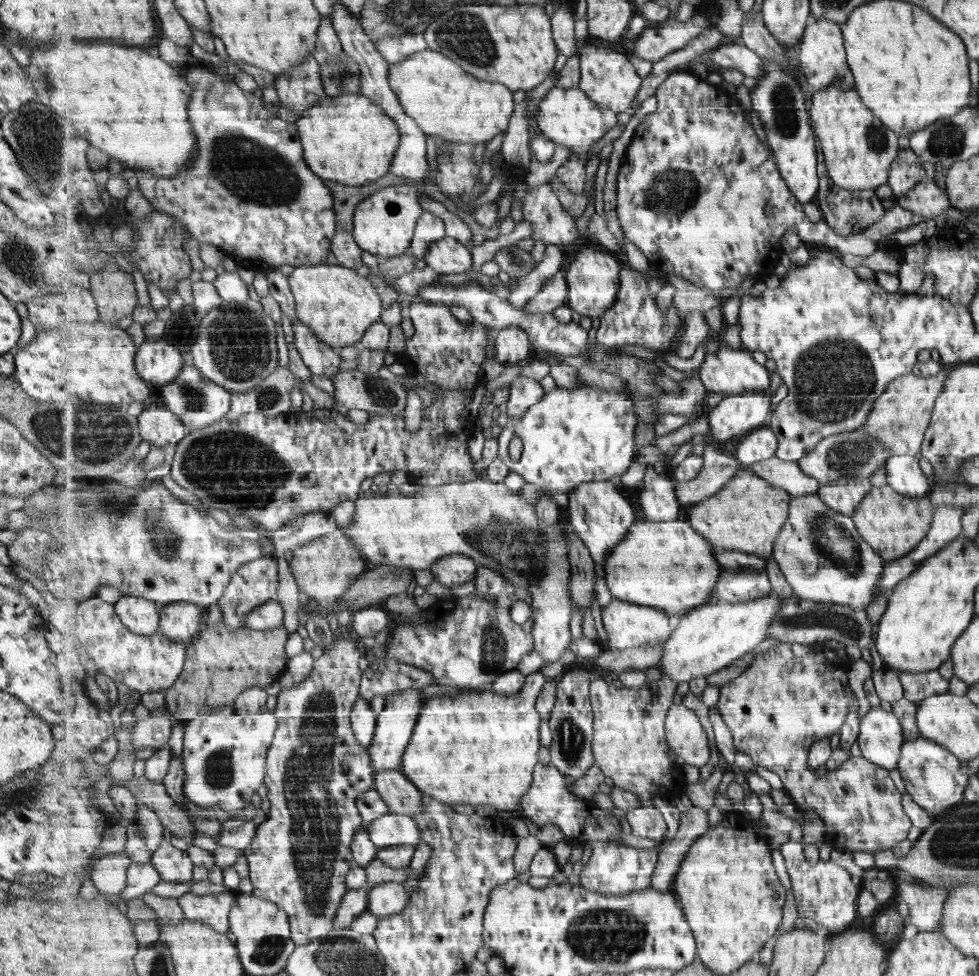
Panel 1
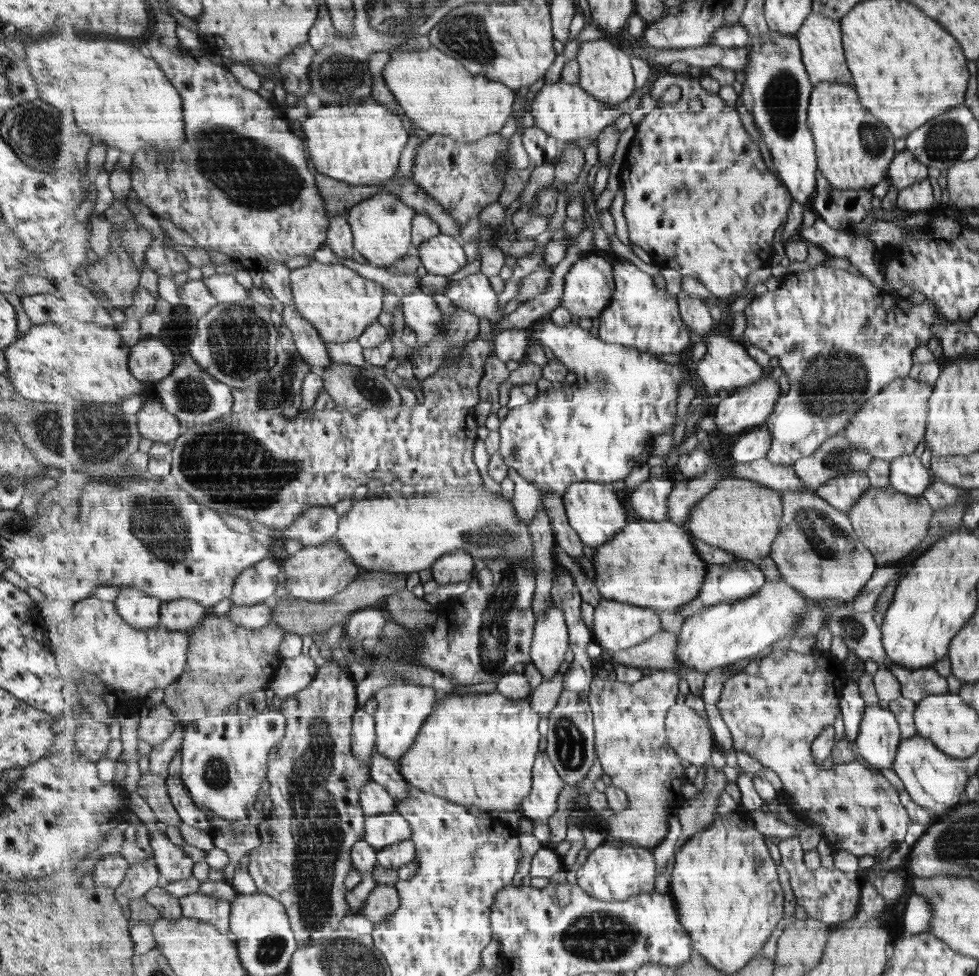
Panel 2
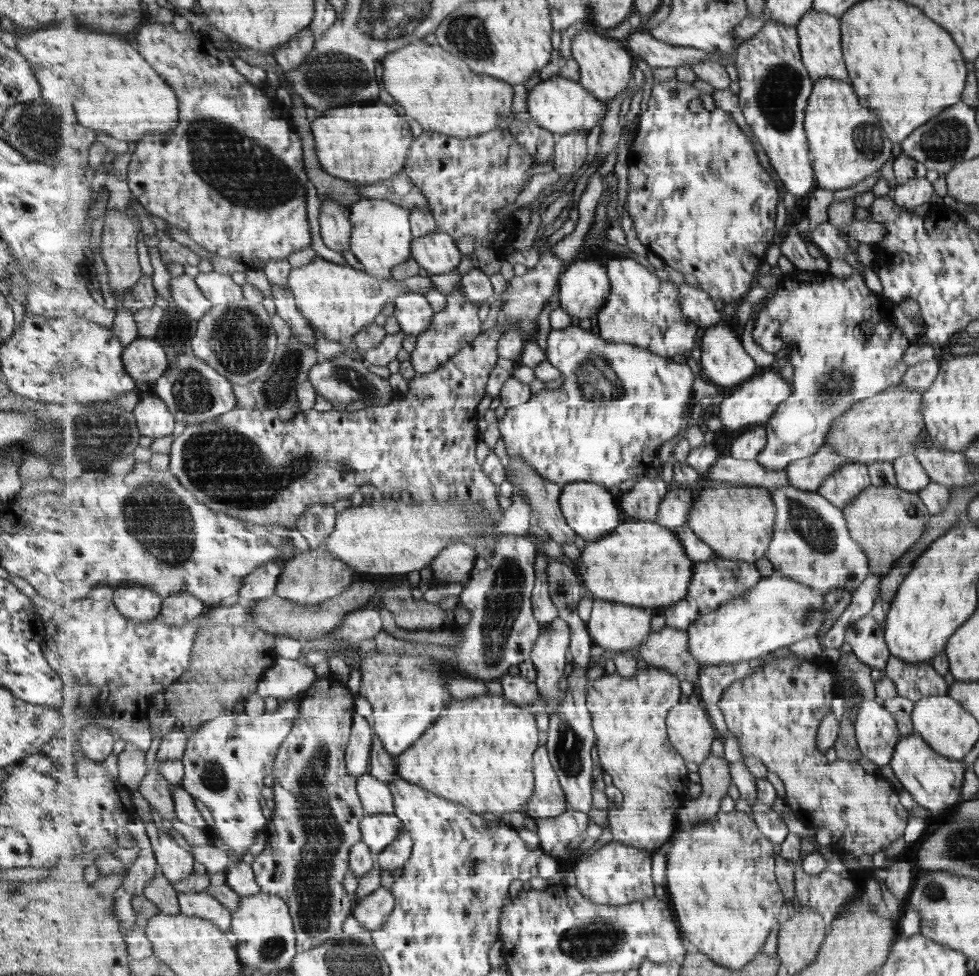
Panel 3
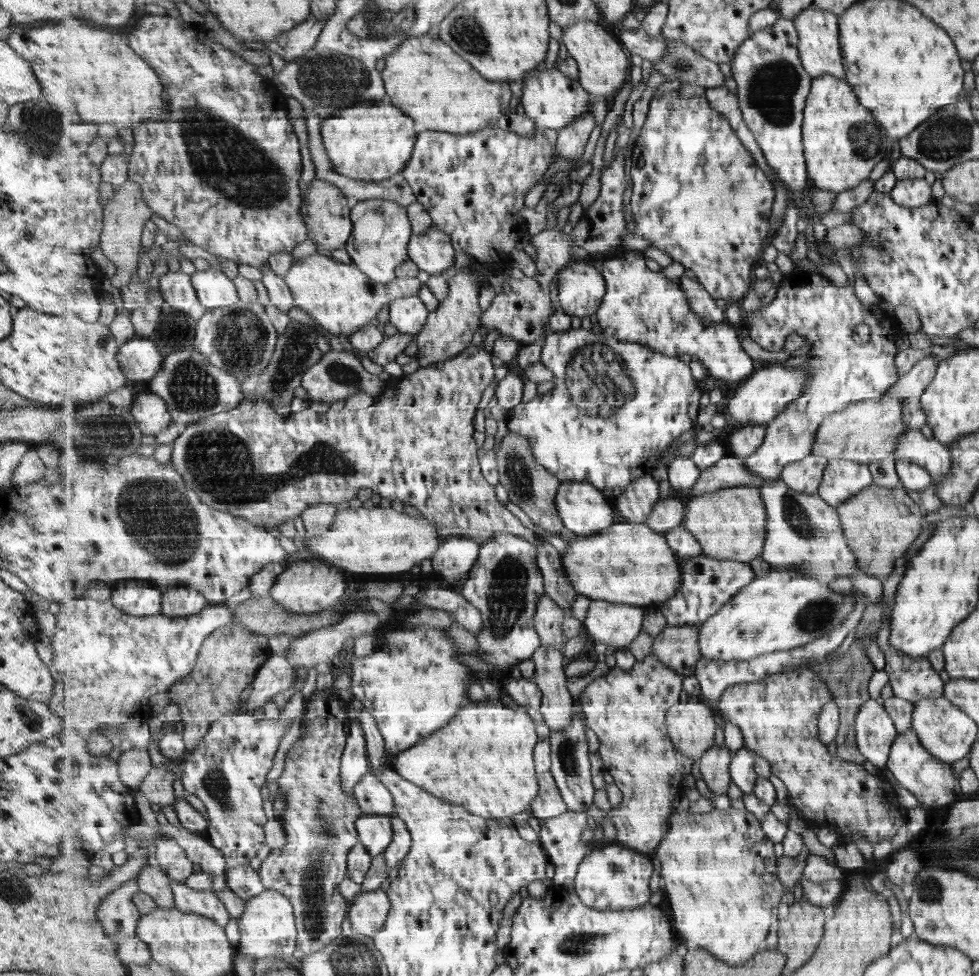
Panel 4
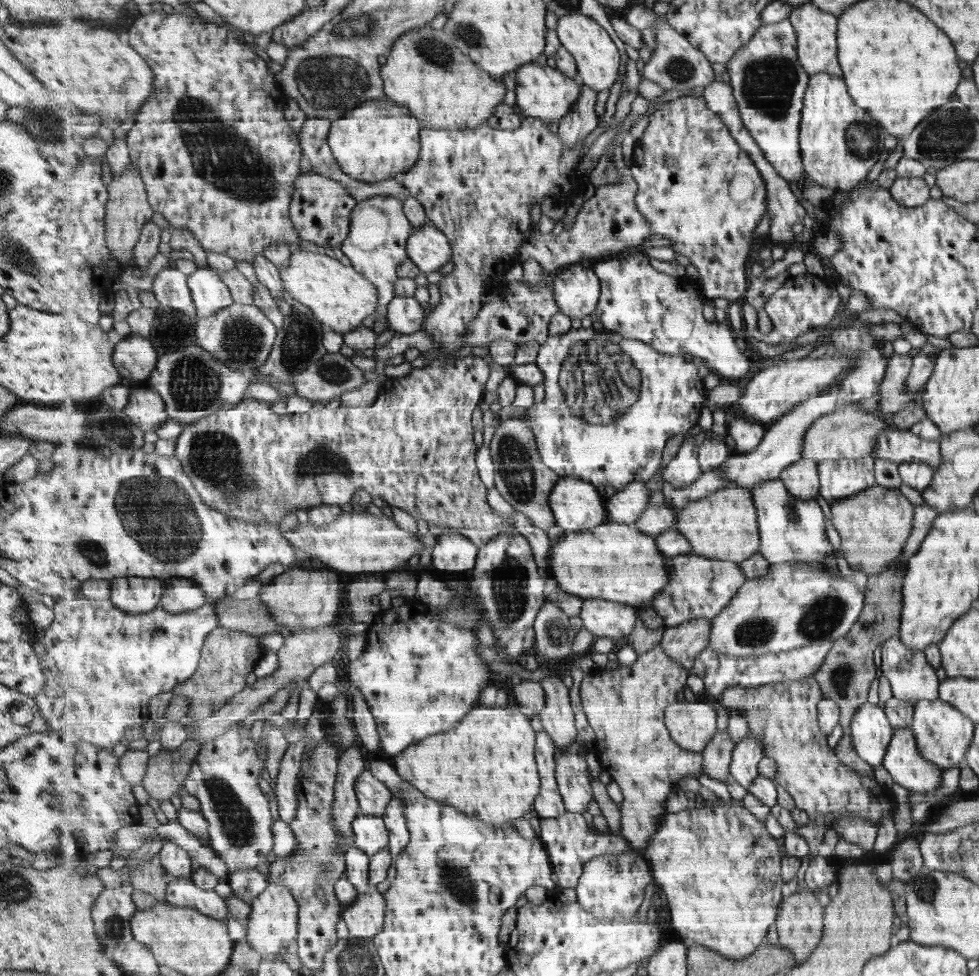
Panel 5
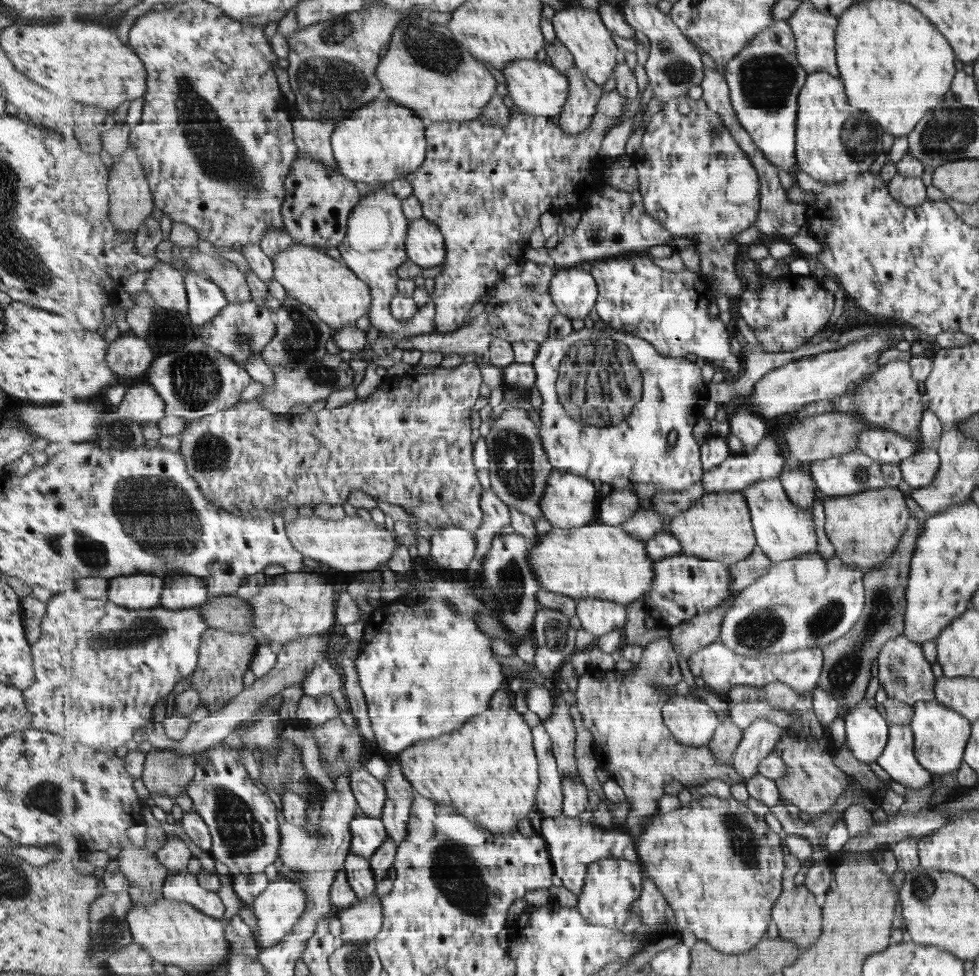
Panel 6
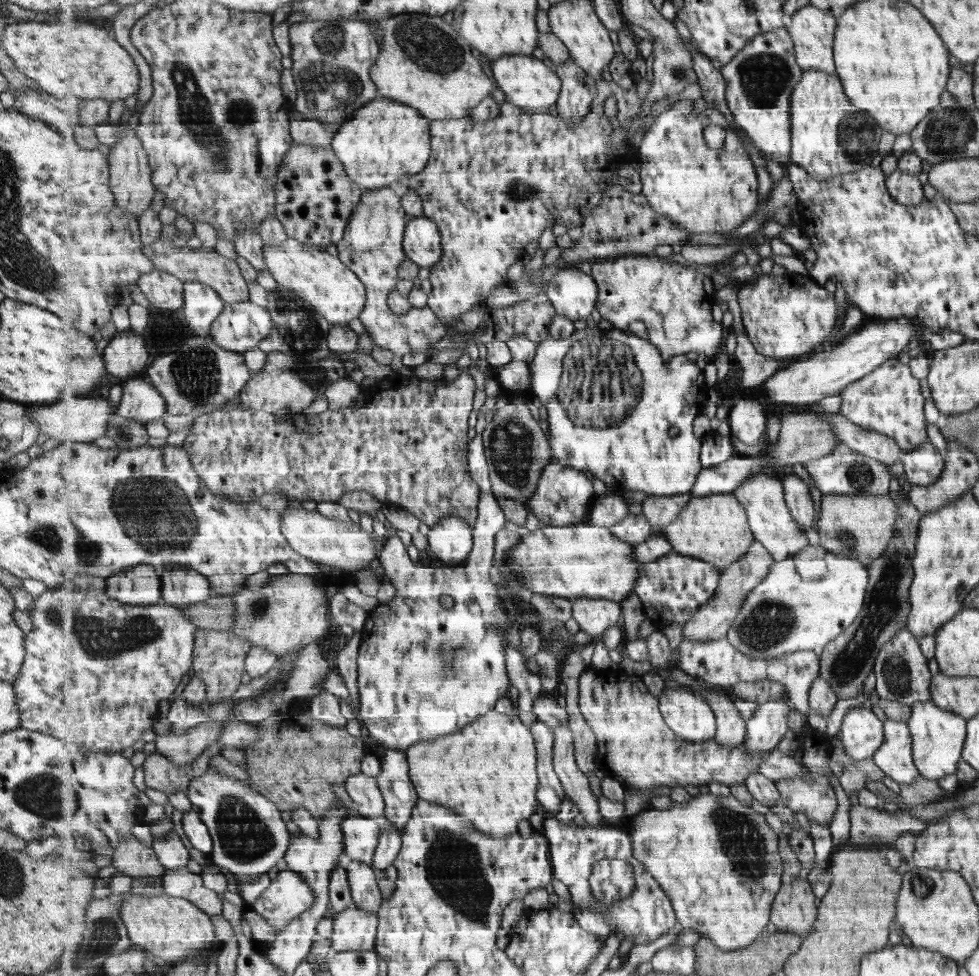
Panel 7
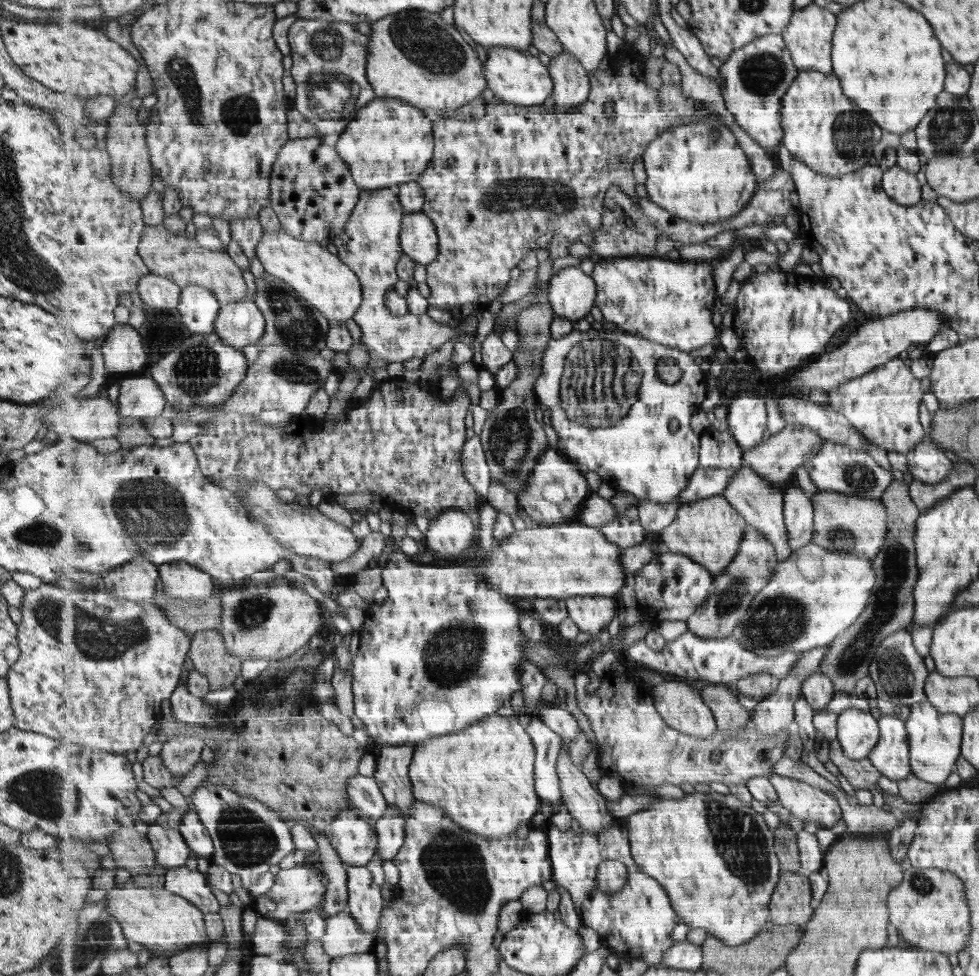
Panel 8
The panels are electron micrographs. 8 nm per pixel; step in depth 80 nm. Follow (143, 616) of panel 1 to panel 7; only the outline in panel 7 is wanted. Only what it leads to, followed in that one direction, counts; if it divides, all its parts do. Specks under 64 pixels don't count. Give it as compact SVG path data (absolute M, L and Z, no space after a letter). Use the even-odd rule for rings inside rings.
M142 564L110 576L100 585L112 599L132 605L154 605L162 598L162 577L154 566Z

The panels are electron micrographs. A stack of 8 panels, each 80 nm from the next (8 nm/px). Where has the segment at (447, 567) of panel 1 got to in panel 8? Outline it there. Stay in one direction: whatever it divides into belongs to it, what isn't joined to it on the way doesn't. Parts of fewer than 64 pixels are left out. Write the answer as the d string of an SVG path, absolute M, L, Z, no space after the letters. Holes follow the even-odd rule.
M455 508L429 522L424 544L445 558L457 558L475 544L475 534L474 519Z

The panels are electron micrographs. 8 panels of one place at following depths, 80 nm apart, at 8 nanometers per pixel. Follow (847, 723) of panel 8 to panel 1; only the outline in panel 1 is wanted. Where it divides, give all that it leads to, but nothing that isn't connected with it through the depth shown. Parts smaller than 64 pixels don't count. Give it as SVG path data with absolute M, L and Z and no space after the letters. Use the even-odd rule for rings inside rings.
M872 708L862 718L858 745L861 756L887 771L898 770L906 736L894 711Z

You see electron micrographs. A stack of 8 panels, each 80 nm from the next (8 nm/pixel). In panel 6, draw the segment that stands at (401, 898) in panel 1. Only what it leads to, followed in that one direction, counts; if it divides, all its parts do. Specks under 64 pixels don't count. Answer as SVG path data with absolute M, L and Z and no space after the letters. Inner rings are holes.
M375 895L367 900L360 900L351 908L340 909L337 917L342 925L339 943L373 943L381 932L384 912L381 897Z

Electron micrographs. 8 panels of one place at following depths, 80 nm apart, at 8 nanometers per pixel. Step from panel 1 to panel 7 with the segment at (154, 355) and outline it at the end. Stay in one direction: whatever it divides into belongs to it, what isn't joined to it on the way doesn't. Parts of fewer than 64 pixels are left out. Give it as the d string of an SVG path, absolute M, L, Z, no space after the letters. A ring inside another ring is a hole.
M131 331L115 333L103 350L106 370L111 376L133 376L149 366L151 354L141 334Z

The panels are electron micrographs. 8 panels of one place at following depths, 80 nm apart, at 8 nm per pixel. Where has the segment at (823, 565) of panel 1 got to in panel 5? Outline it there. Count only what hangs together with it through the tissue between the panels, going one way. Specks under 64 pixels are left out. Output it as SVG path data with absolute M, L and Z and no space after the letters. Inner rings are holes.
M781 478L765 481L753 488L755 507L759 510L760 553L772 564L795 561L825 562L827 556L837 556L827 537L827 518L819 502L794 496Z

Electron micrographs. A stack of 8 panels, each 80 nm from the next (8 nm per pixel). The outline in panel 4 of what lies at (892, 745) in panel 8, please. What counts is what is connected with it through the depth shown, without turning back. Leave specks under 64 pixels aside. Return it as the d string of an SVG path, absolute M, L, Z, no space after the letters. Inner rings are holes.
M909 728L907 732L900 733L896 738L887 767L900 786L911 792L918 802L930 811L943 806L943 804L949 804L955 798L953 786L956 786L957 780L955 779L953 782L952 769L949 768L949 765L951 764L941 762L929 755L919 743L918 736Z

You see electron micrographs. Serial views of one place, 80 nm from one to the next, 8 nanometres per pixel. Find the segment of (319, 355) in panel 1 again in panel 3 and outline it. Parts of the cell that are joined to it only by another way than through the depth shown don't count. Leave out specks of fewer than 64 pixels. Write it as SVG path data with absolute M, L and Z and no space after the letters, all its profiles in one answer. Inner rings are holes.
M277 283L270 285L277 314L287 322L291 332L295 333L304 345L316 348L316 334L309 327L307 318L298 310L293 292Z

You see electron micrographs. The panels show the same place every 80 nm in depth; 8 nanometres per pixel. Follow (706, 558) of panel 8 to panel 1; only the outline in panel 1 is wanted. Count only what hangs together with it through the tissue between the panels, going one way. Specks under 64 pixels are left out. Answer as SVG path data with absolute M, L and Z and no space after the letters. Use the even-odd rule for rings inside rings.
M743 467L717 494L693 505L685 518L714 546L773 559L775 541L790 517L791 497L782 487L773 486L750 467Z

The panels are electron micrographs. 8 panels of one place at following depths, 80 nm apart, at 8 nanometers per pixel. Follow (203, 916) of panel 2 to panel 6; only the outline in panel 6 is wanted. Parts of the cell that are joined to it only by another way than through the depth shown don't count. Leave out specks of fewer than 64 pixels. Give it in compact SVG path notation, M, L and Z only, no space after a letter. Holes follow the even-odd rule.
M170 871L166 878L161 895L171 900L191 903L205 914L220 919L225 916L225 904L219 894L201 886L198 875L190 873L174 873Z

